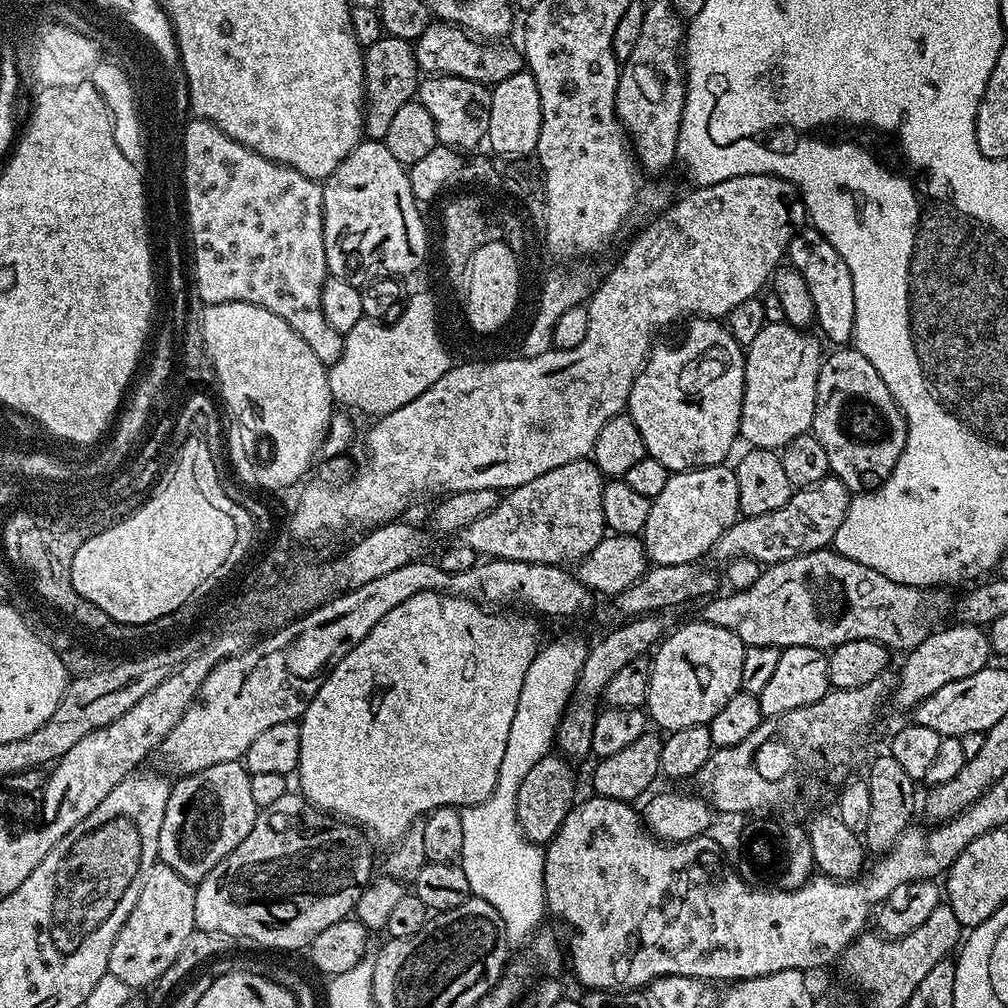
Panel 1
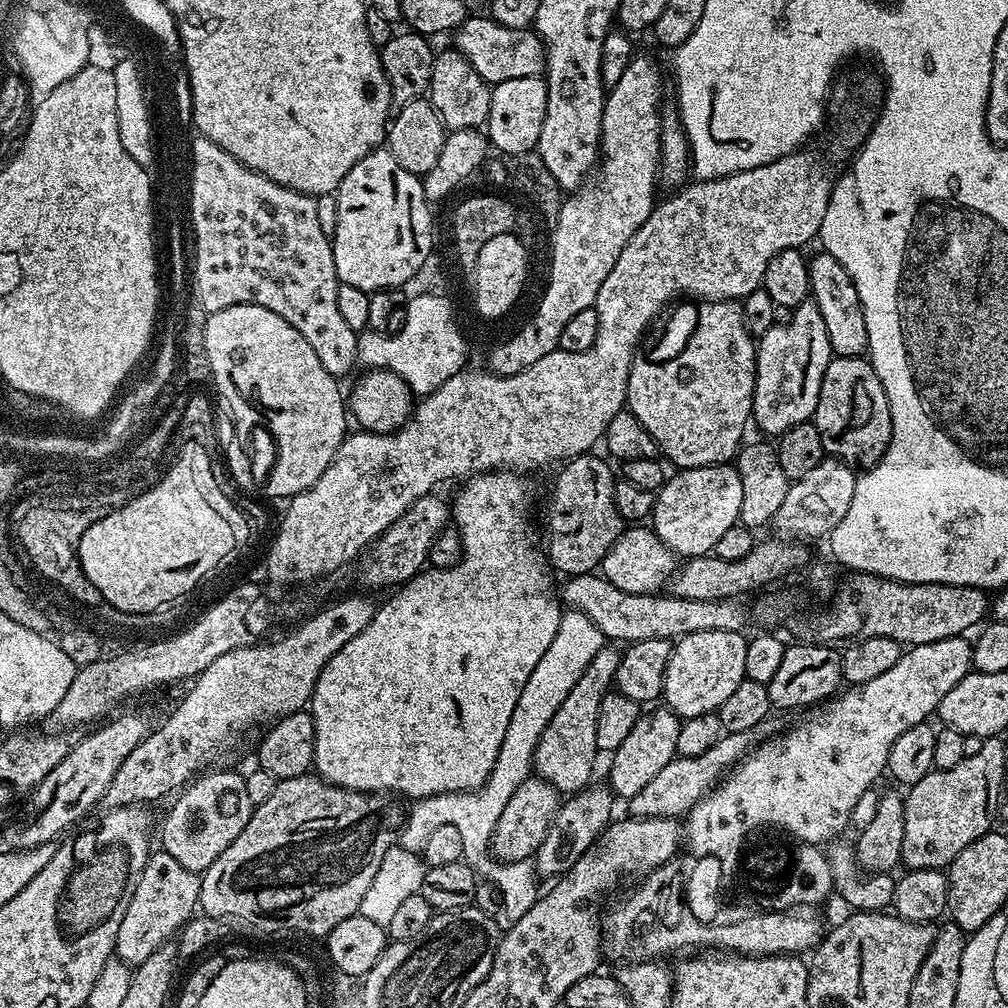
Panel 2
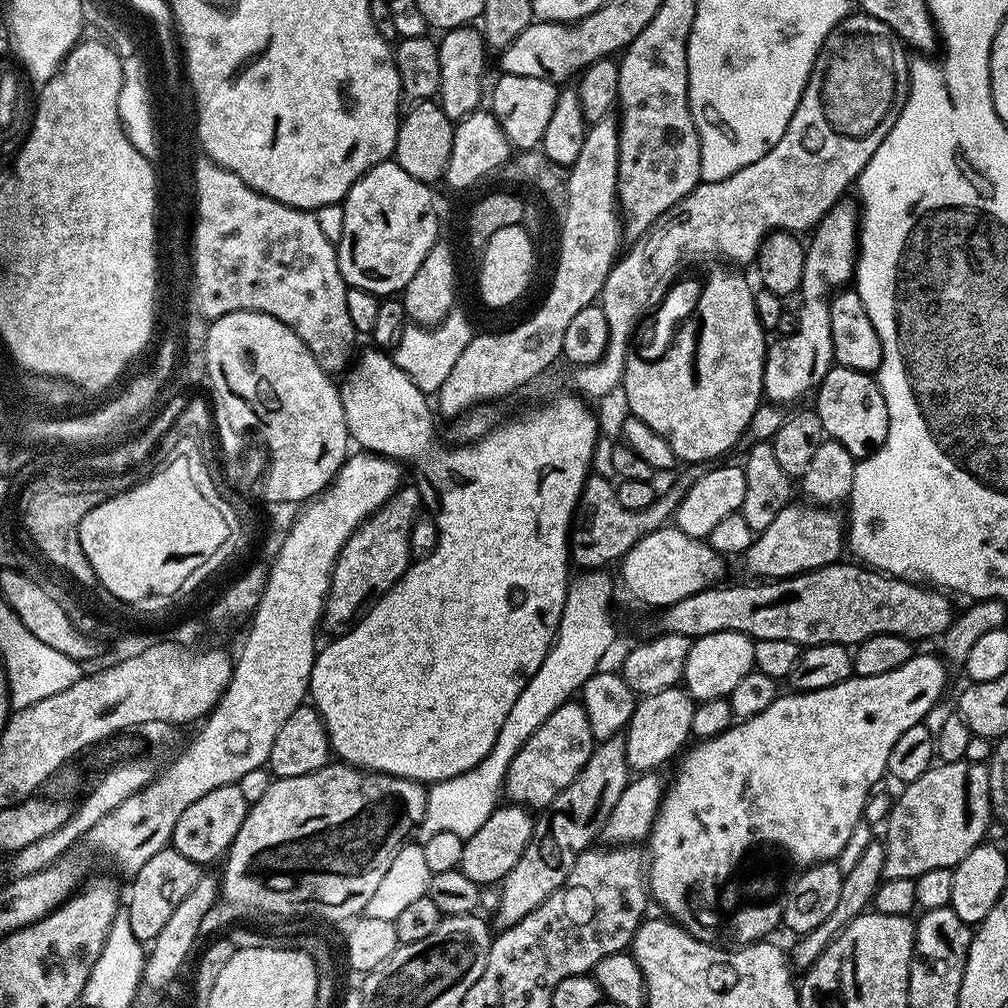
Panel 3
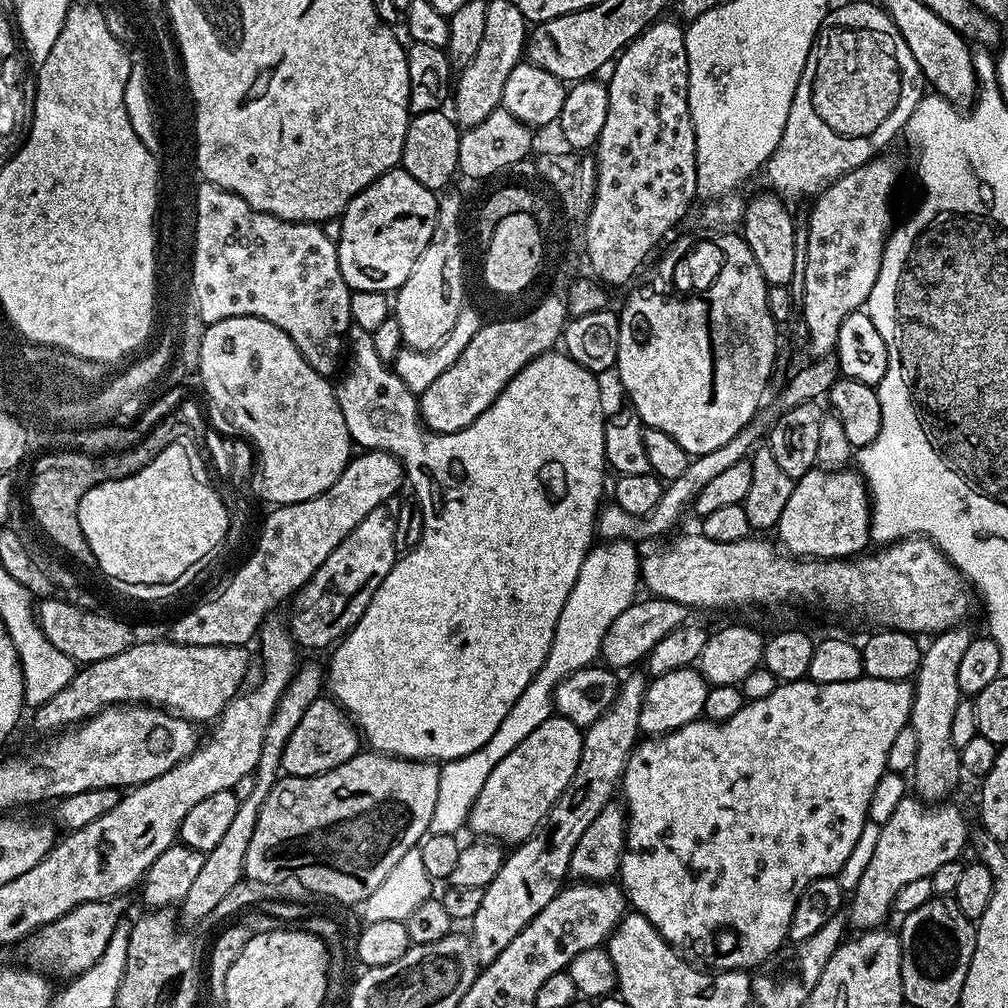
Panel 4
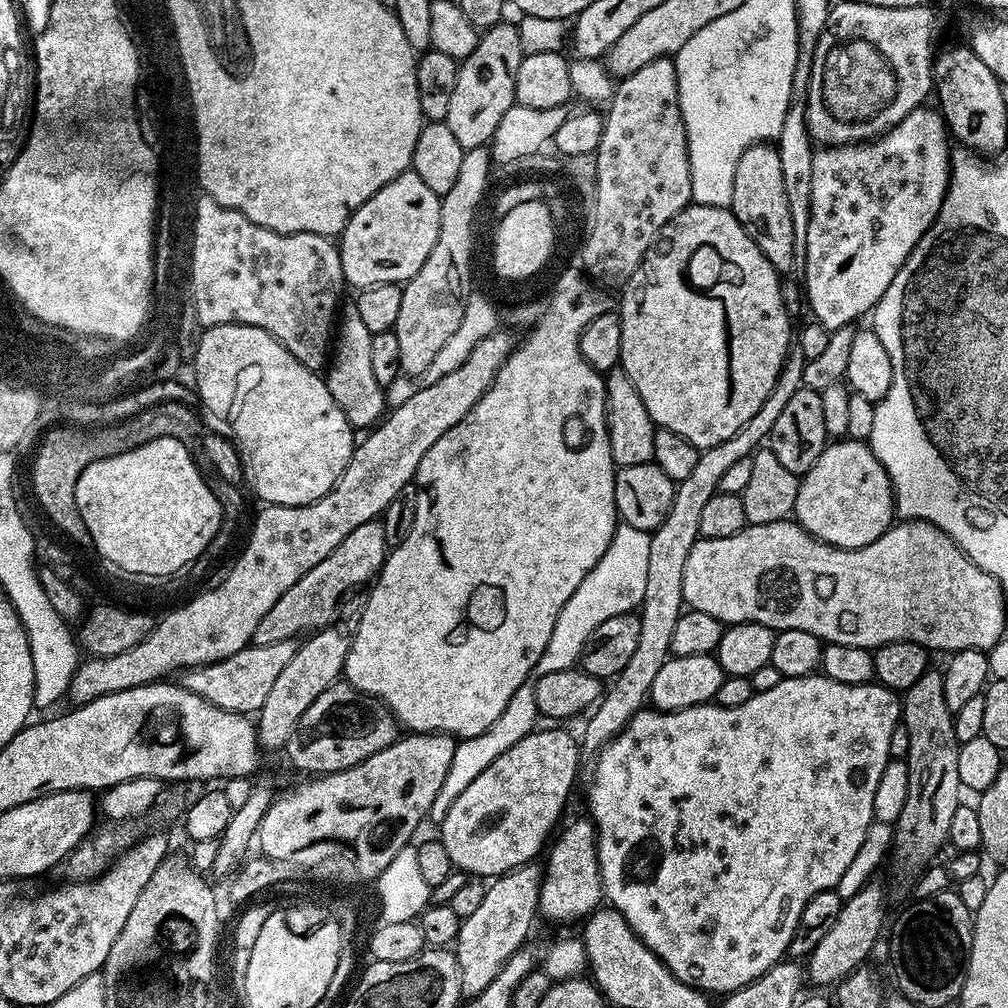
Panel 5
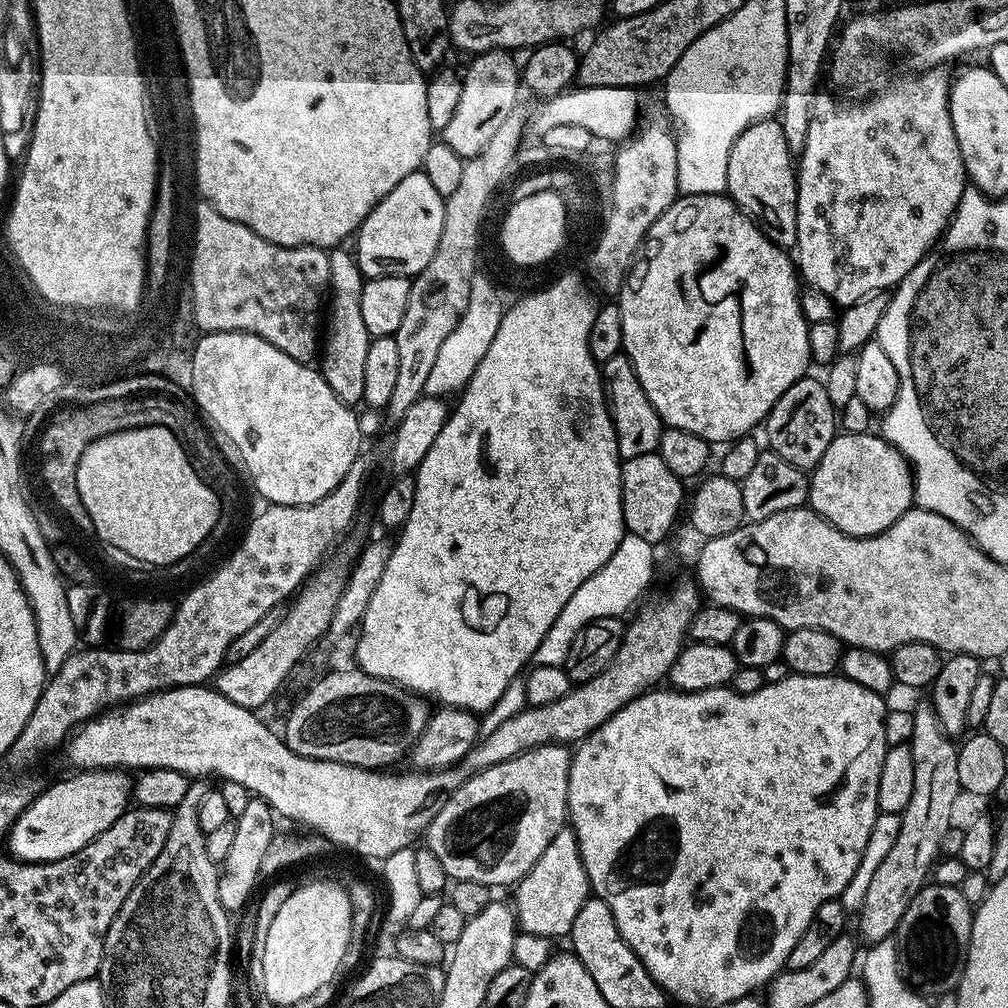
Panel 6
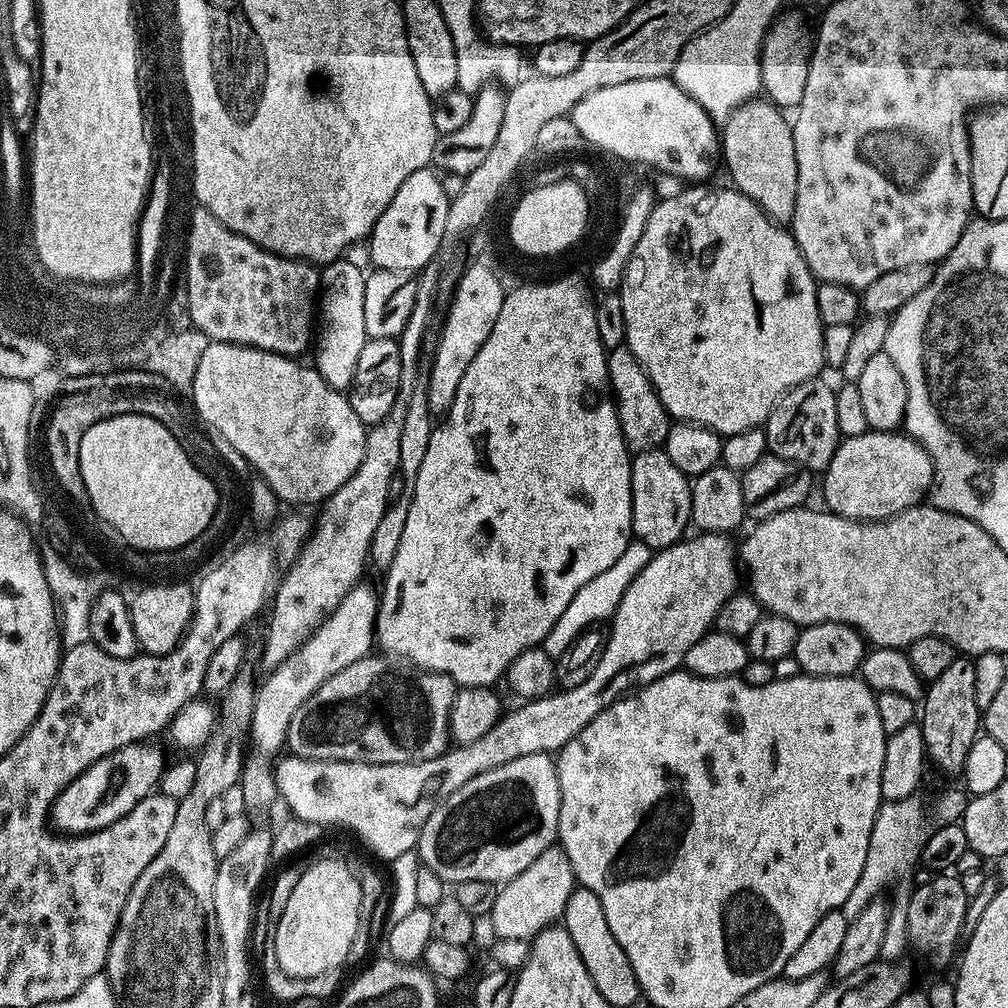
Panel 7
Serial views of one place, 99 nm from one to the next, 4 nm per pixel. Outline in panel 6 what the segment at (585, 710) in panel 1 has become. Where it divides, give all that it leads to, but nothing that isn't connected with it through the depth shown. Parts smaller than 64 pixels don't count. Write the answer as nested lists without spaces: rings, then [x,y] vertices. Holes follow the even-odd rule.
[[[543,744],[467,777],[464,785],[454,790],[452,797],[437,810],[426,829],[426,846],[442,861],[449,881],[465,880],[493,886],[519,884],[530,866],[542,858],[542,850],[554,842],[554,834],[566,827],[571,761],[572,752],[565,745]]]

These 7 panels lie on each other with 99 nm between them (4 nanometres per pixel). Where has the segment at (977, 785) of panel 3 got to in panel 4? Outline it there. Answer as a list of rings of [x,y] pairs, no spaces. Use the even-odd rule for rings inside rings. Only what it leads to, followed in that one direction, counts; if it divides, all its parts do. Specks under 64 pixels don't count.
[[[908,794],[894,814],[880,825],[878,843],[874,845],[874,855],[858,878],[858,886],[851,889],[850,899],[846,904],[849,925],[856,930],[871,930],[885,923],[888,912],[893,911],[896,895],[902,886],[915,882],[923,876],[932,877],[938,866],[954,862],[963,857],[965,848],[970,844],[970,827],[964,812],[952,802],[940,802],[935,806],[926,806],[925,801]]]

